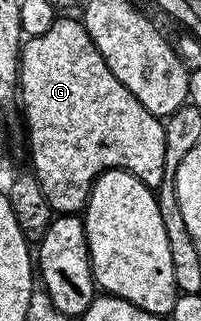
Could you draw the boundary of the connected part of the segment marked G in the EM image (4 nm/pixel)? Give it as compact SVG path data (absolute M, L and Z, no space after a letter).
M57 17L54 25L50 25L50 29L46 29L46 33L33 35L23 44L20 50L19 101L24 106L24 123L28 126L28 151L32 154L32 167L30 167L30 171L31 174L36 176L38 185L42 189L42 193L52 207L53 212L61 215L75 215L83 212L84 205L88 201L88 192L92 190L92 182L103 171L109 171L115 167L121 167L122 170L128 171L134 177L138 177L138 181L142 181L147 187L158 189L162 185L164 168L168 159L168 137L165 124L157 116L151 115L140 104L138 97L134 97L134 93L130 93L130 89L126 89L126 85L122 85L122 81L118 81L118 77L114 77L110 65L106 65L102 53L98 53L98 49L94 45L94 41L90 41L90 33L86 33L84 24L79 18L64 19L64 17Z

